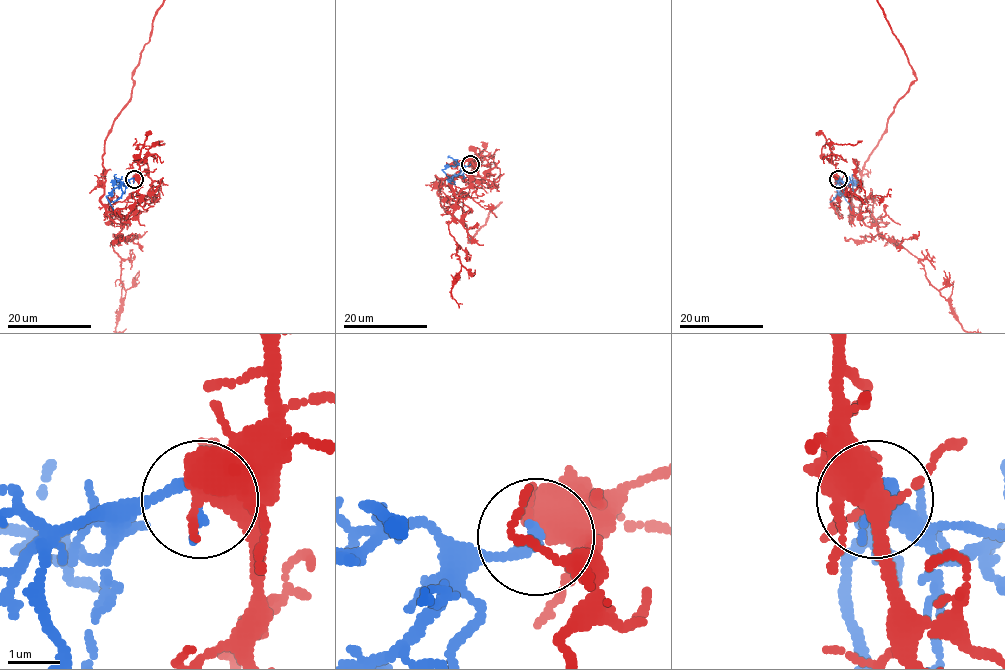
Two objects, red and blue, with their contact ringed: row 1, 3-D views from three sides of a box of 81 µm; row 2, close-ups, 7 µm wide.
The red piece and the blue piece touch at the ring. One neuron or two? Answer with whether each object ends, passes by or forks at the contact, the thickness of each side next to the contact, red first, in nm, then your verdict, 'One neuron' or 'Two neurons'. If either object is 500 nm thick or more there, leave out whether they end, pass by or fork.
At the ring red forks. At the ring blue ends. Thickness 400 nm (red) against 240 nm. One neuron

